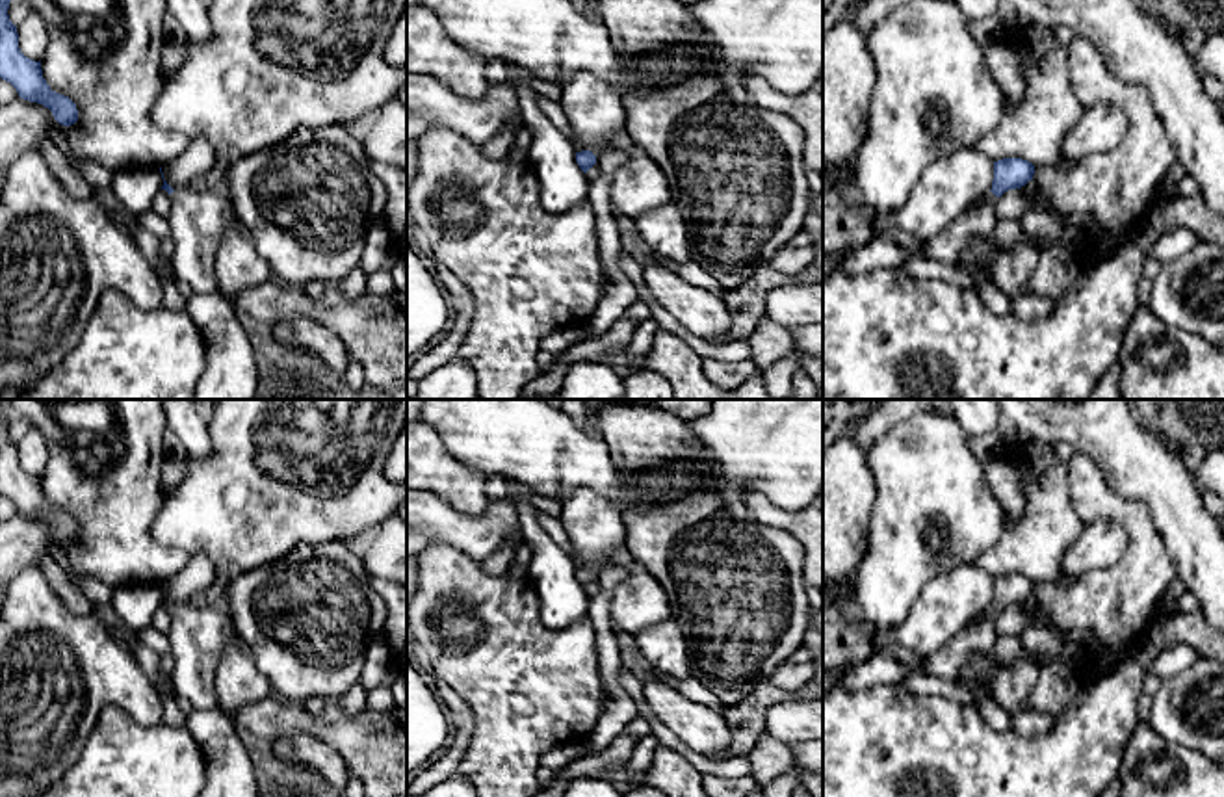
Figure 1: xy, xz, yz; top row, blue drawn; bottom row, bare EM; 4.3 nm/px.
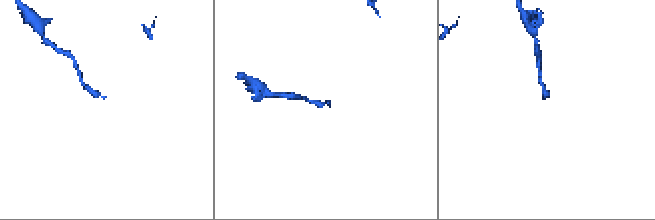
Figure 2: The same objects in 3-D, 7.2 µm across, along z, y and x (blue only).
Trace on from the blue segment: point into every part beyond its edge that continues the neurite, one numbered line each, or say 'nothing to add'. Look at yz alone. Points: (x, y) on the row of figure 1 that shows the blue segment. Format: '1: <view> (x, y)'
1: yz (979, 218)

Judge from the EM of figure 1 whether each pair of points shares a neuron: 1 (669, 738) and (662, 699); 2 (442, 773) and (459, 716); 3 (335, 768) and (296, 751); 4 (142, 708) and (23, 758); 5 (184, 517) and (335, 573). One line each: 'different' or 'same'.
1: different
2: same
3: same
4: same
5: different

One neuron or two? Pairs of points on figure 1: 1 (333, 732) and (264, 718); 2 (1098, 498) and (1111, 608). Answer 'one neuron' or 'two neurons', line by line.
1: one neuron
2: one neuron

